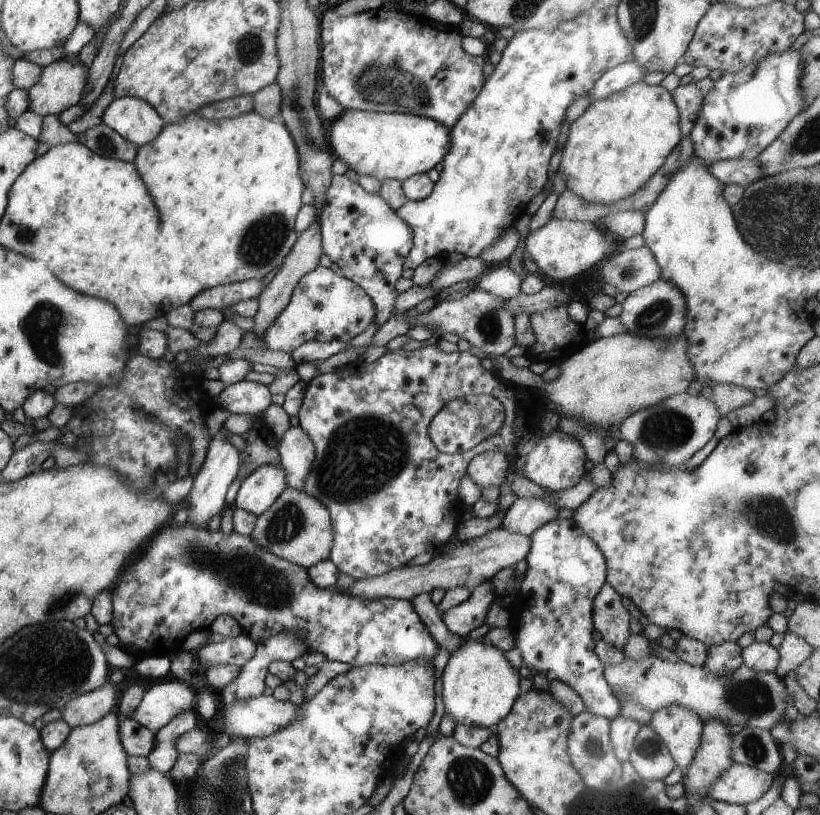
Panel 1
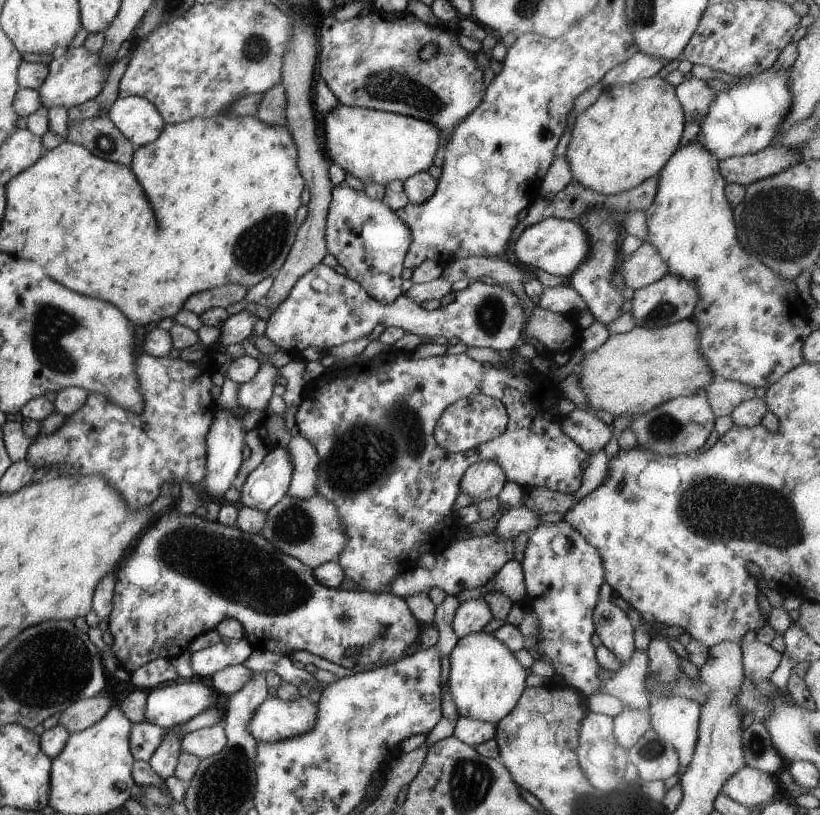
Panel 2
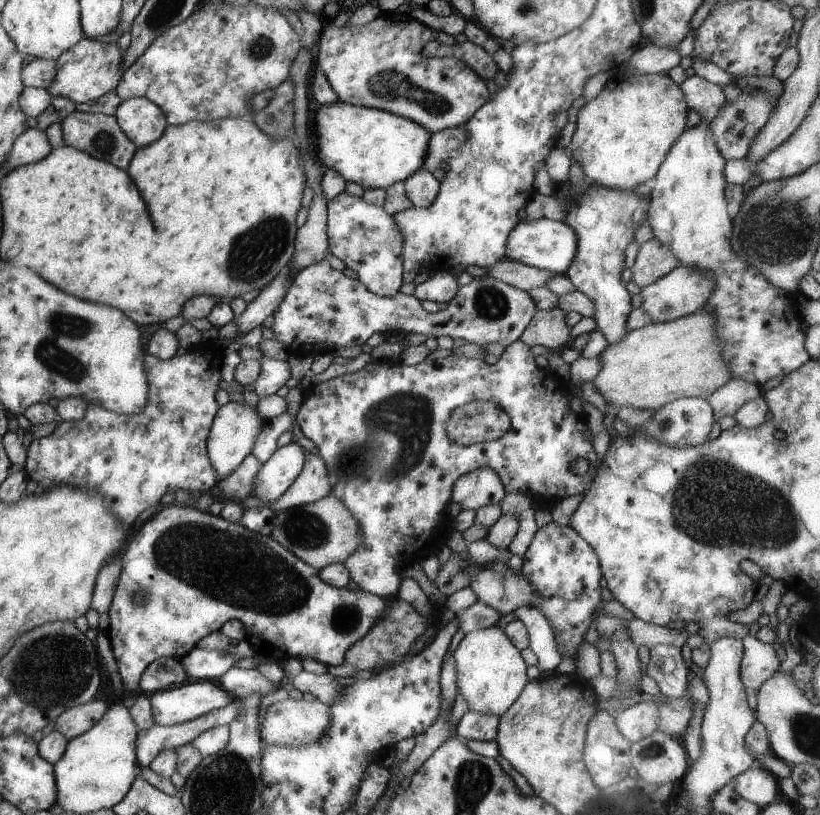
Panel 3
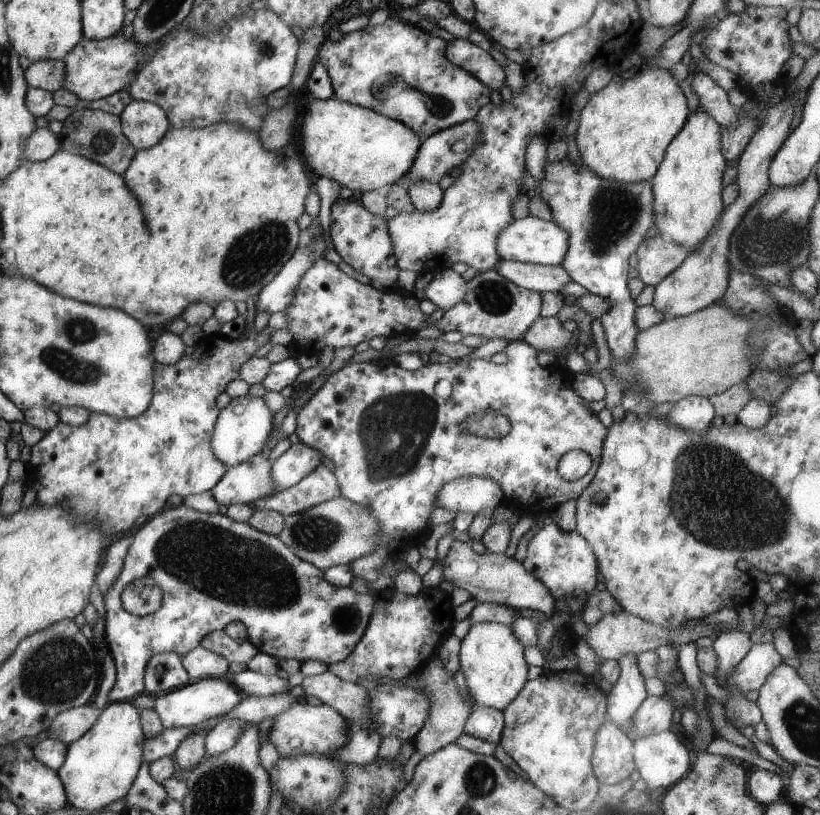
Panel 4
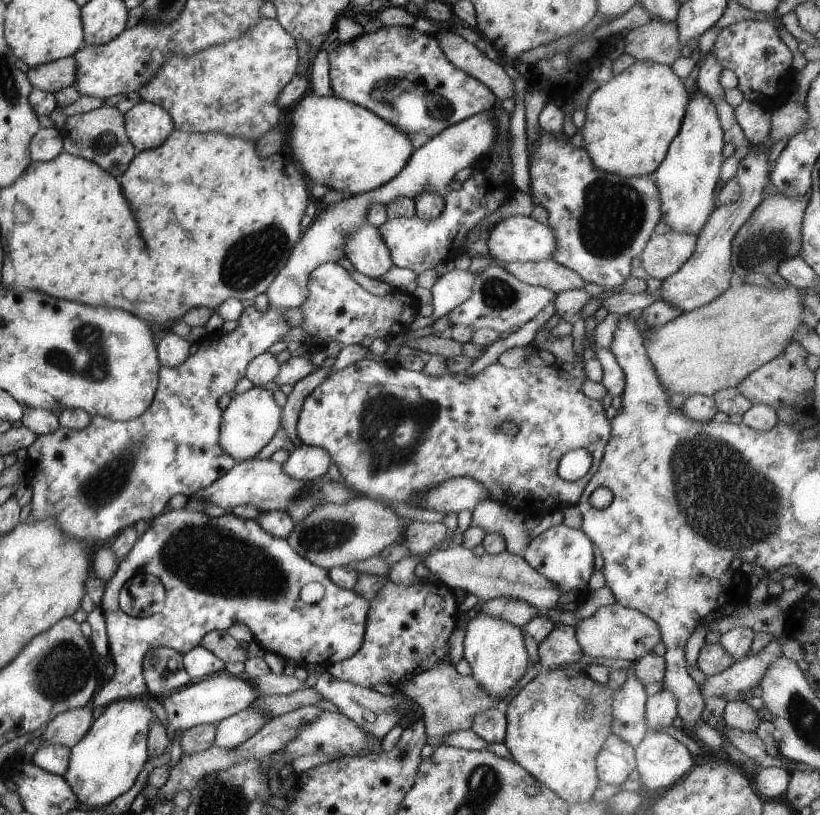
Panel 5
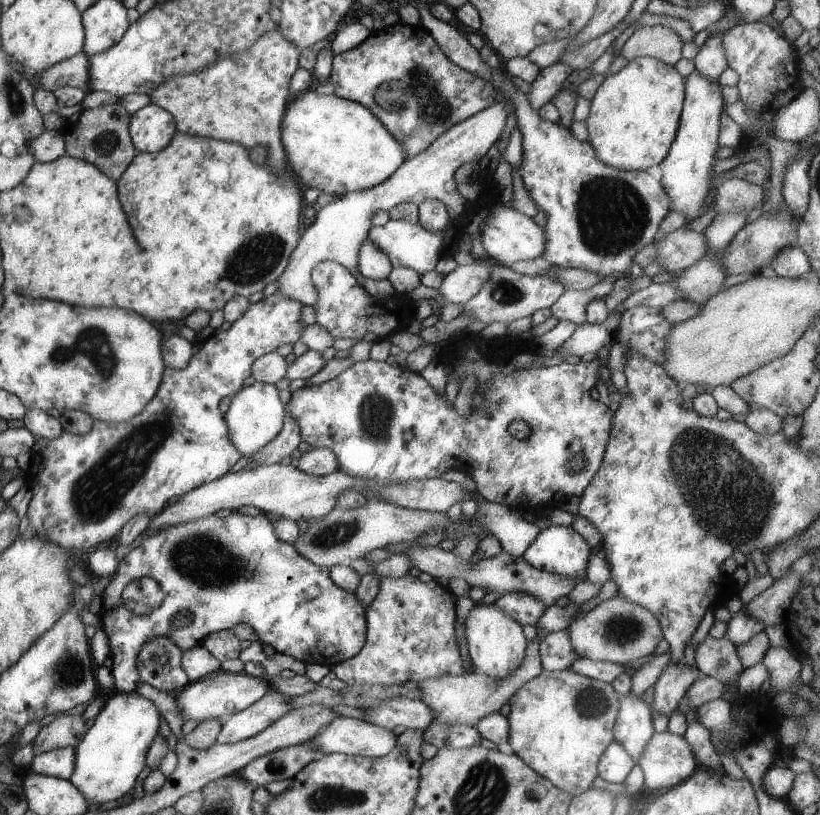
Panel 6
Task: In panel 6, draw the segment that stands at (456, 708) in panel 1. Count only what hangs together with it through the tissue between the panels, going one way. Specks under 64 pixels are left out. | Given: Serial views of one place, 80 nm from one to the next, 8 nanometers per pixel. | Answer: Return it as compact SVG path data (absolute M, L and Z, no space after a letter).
M474 603L464 618L464 633L473 670L490 677L503 678L522 661L526 638L522 626L493 603Z

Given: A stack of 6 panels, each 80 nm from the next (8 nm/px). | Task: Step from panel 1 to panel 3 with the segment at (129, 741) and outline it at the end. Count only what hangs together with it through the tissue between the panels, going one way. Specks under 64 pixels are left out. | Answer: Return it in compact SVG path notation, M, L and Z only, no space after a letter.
M232 699L222 708L211 710L189 722L174 726L151 724L147 730L137 730L134 751L136 762L140 766L148 766L161 750L177 749L205 730L229 724L237 716L237 712L239 712L239 702L237 699Z

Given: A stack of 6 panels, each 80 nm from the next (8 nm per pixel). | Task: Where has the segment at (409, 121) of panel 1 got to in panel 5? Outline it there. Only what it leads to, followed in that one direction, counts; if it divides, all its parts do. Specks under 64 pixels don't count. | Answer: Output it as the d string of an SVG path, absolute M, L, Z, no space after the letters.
M308 92L296 101L292 110L288 140L292 159L309 183L323 184L327 190L341 190L344 196L370 191L392 179L403 168L415 149L408 136L392 124L386 123L362 106L334 96L320 97Z

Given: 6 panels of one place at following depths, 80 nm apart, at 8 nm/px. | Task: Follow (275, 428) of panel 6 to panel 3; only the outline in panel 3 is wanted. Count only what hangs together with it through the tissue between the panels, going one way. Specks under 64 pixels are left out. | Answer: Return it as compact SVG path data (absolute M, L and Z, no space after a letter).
M228 402L217 408L206 439L207 458L217 476L217 482L221 482L227 474L232 474L243 458L251 453L255 436L262 431L265 423L265 420L257 416L256 408L245 403Z

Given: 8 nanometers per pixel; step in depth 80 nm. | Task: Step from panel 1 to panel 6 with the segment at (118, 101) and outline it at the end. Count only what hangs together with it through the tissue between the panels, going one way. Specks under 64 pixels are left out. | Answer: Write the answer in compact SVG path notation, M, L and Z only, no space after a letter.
M150 103L130 114L128 133L137 152L156 153L165 148L176 132L174 118Z

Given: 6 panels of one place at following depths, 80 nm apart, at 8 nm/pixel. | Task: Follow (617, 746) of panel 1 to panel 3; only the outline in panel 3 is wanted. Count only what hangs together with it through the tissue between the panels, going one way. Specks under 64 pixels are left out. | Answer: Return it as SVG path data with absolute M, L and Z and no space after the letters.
M650 701L640 704L637 702L613 717L617 732L631 744L656 731L657 706Z

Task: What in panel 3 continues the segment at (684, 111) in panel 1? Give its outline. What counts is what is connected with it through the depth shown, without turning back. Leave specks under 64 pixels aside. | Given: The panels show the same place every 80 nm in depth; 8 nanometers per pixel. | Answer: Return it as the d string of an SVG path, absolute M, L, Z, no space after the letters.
M699 76L687 78L678 88L689 110L693 110L704 121L709 121L719 110L725 96L721 87L705 81Z

